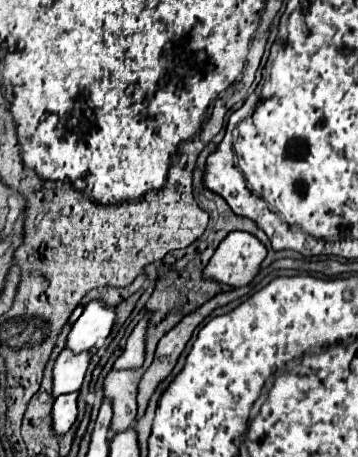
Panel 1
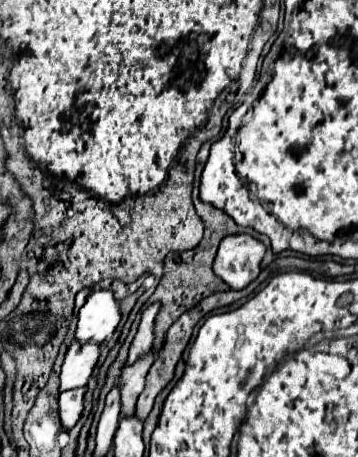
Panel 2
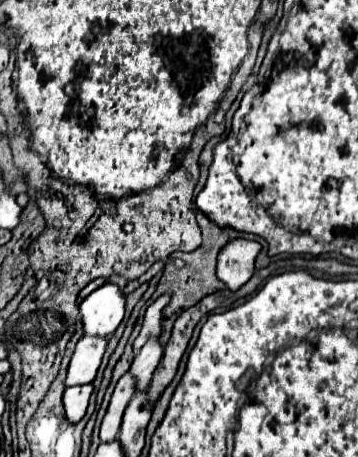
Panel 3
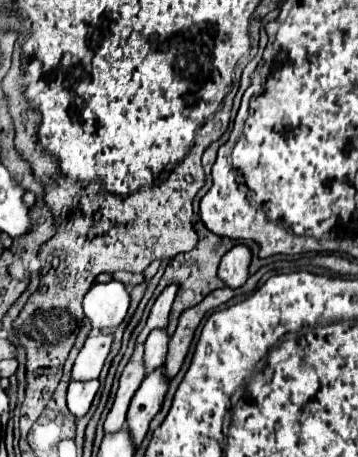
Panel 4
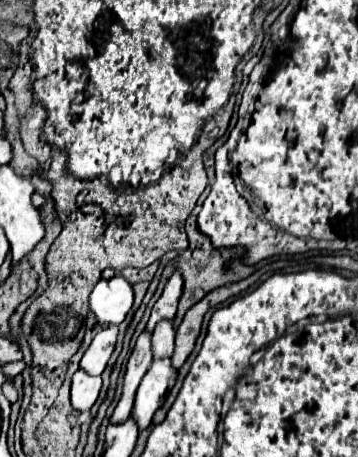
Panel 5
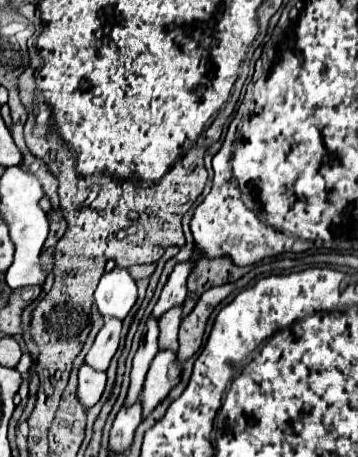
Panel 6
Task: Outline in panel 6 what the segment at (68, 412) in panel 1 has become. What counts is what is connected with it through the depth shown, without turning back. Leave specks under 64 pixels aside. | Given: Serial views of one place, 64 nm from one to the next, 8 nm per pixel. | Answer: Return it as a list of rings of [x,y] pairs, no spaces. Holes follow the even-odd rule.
[[[82,364],[82,368],[78,370],[78,400],[80,404],[84,404],[84,408],[92,408],[106,386],[106,374],[104,372],[96,372],[92,370],[88,364]]]

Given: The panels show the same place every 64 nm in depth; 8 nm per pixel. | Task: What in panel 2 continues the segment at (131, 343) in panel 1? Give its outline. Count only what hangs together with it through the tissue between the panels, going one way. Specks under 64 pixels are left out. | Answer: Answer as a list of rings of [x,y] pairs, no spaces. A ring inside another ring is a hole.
[[[152,304],[144,310],[142,314],[142,320],[140,320],[140,326],[138,326],[138,332],[130,344],[130,350],[128,350],[128,358],[126,358],[126,364],[134,364],[138,360],[138,356],[142,356],[144,352],[150,352],[152,348],[152,326],[154,326],[154,318],[156,318],[156,312],[158,312],[160,304]]]

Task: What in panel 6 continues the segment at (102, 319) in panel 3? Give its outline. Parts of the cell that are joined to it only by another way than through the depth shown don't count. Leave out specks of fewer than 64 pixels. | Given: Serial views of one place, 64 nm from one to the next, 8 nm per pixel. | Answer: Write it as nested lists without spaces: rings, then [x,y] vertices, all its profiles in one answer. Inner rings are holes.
[[[114,268],[112,272],[102,276],[94,292],[94,304],[104,320],[110,320],[112,316],[124,320],[134,302],[136,302],[136,282],[128,274],[128,270]]]

